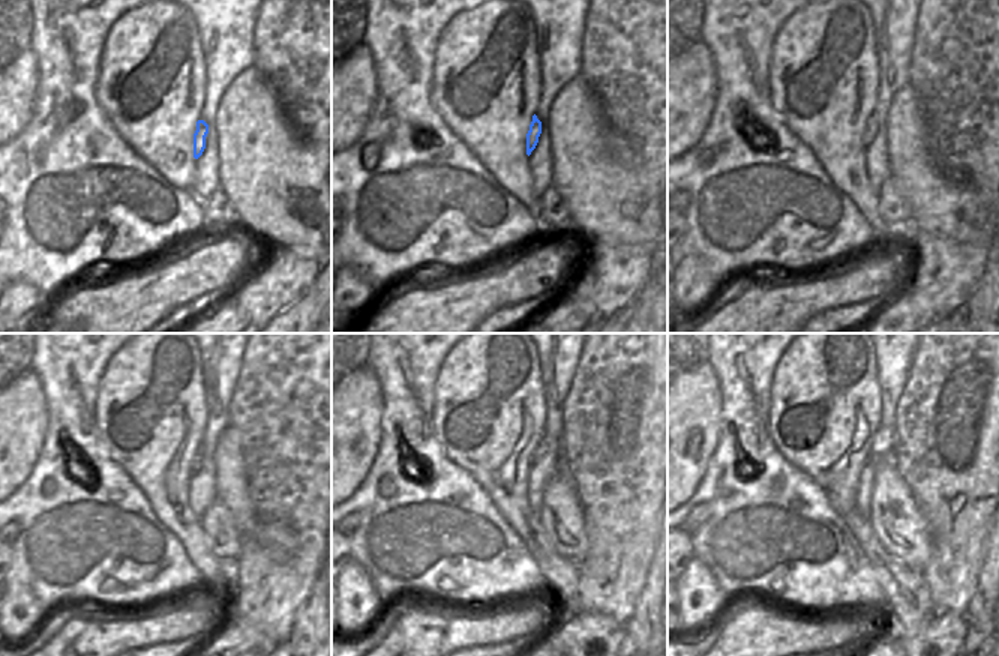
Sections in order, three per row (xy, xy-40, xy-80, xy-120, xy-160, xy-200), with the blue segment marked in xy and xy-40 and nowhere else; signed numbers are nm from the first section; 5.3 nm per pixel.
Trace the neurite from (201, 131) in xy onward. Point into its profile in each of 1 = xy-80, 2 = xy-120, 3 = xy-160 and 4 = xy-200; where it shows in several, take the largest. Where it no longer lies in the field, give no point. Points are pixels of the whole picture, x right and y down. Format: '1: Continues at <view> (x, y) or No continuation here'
1: Continues at xy-80 (870, 131)
2: Continues at xy-120 (197, 463)
3: Continues at xy-160 (546, 445)
4: Continues at xy-200 (885, 437).

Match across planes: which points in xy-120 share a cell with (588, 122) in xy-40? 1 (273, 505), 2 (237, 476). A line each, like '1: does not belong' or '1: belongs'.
1: does not belong
2: belongs

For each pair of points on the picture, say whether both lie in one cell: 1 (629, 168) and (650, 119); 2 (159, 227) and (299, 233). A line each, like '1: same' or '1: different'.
1: different
2: different

